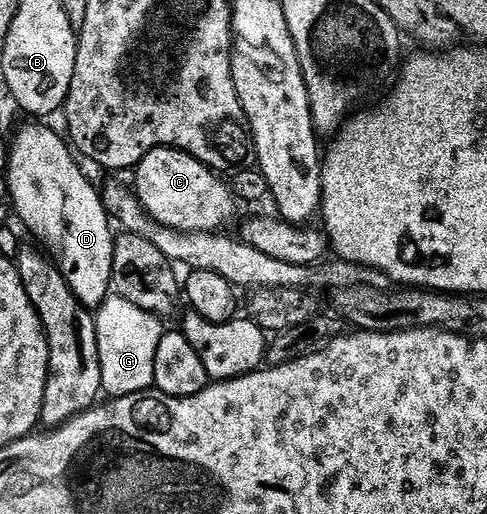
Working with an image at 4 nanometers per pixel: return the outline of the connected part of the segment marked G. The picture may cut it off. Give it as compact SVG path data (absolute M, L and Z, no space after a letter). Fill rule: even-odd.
M110 293L96 310L102 390L112 398L128 397L154 386L154 357L159 339L165 332L164 322L156 314L143 311L130 300Z

